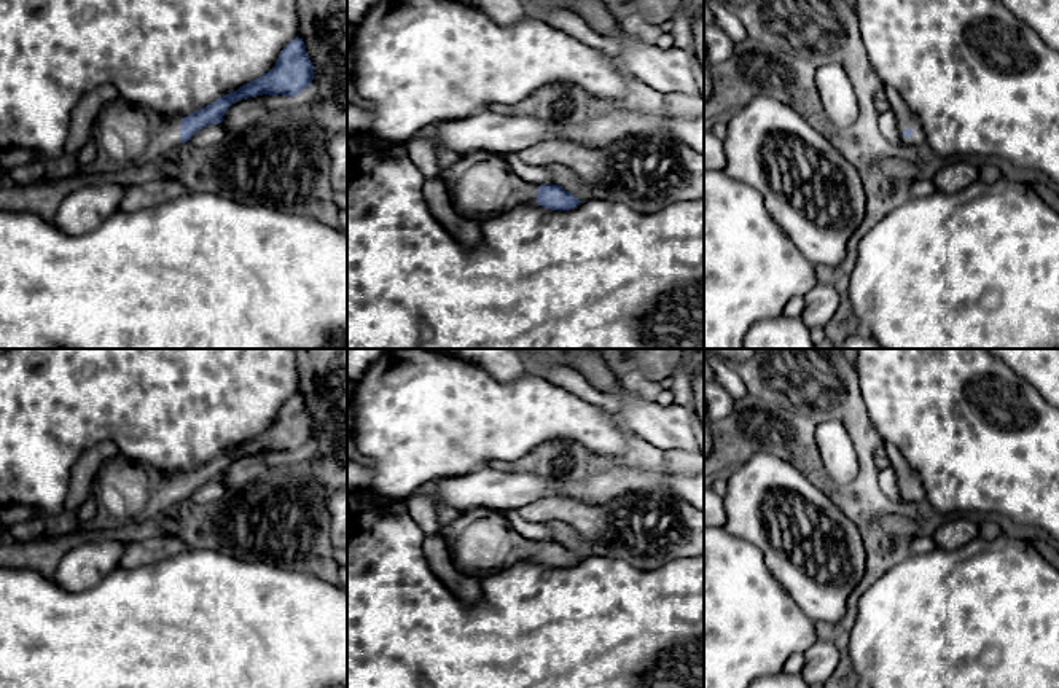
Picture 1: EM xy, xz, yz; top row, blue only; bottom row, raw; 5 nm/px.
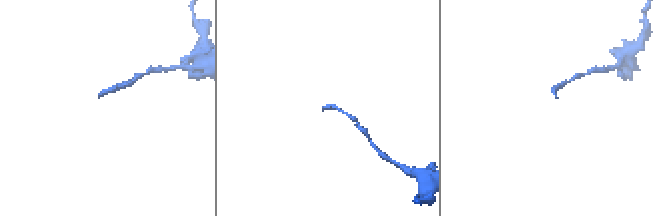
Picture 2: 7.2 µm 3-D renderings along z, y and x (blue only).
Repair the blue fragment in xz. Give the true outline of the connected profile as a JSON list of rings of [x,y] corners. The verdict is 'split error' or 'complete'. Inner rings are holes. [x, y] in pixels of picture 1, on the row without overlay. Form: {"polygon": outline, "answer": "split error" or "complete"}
{"polygon": [[[519,534],[513,535],[513,553],[510,562],[538,561],[551,567],[570,567],[580,562],[580,556],[559,541],[527,540]]], "answer": "split error"}

